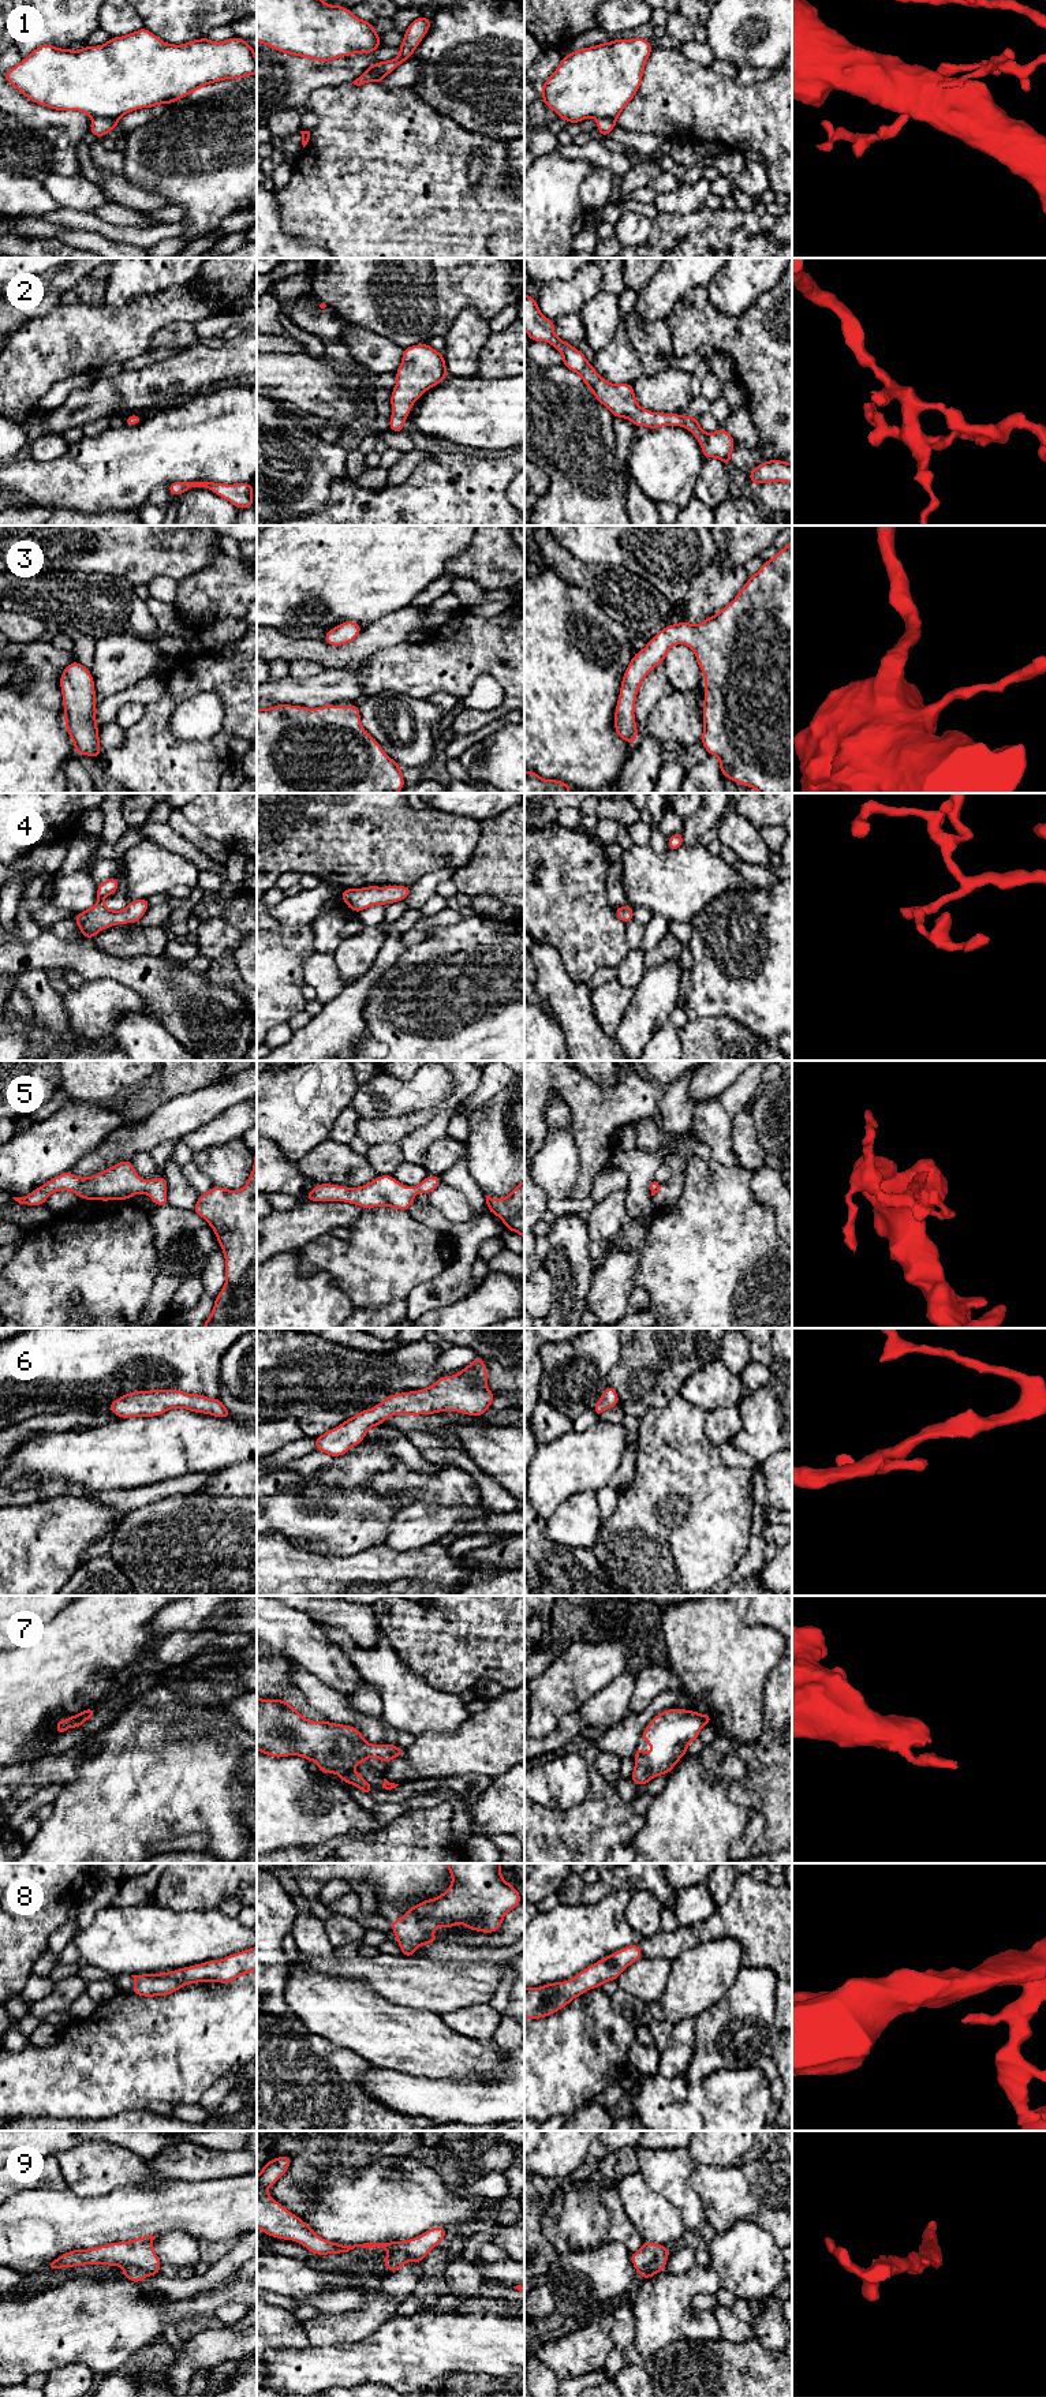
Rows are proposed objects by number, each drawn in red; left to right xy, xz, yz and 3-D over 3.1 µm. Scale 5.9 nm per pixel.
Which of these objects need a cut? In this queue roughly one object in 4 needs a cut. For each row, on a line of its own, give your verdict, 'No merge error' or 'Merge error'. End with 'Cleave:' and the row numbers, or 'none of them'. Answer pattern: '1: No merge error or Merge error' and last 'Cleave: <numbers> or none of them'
1: Merge error
2: No merge error
3: No merge error
4: No merge error
5: No merge error
6: No merge error
7: No merge error
8: No merge error
9: No merge error
Cleave: 1

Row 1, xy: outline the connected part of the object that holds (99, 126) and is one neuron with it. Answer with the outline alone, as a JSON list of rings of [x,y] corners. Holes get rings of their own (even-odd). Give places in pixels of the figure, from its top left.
[[[93,117],[90,123],[90,132],[97,138],[104,138],[107,132],[119,126],[117,120],[108,120],[104,117]]]

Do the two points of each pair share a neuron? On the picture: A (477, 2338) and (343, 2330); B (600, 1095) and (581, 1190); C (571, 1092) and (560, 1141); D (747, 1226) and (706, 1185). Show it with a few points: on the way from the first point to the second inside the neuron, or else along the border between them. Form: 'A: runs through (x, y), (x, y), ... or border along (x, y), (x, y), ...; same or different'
A: border along (396, 2315), (385, 2321), (369, 2336), (344, 2343); different
B: runs through (596, 1118), (594, 1158), (590, 1167); same
C: border along (552, 1094), (570, 1109), (570, 1130), (574, 1137); different
D: runs through (738, 1216), (716, 1195); same

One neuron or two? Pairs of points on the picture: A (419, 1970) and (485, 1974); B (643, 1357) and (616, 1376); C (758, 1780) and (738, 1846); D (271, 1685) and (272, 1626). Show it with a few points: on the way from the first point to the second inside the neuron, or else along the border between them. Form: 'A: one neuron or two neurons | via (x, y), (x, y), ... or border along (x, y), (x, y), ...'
A: one neuron | via (436, 1974), (469, 1974)
B: one neuron | via (637, 1364), (623, 1376)
C: two neurons | border along (761, 1813), (765, 1818), (765, 1825), (751, 1848)
D: two neurons | border along (271, 1655), (280, 1659)

